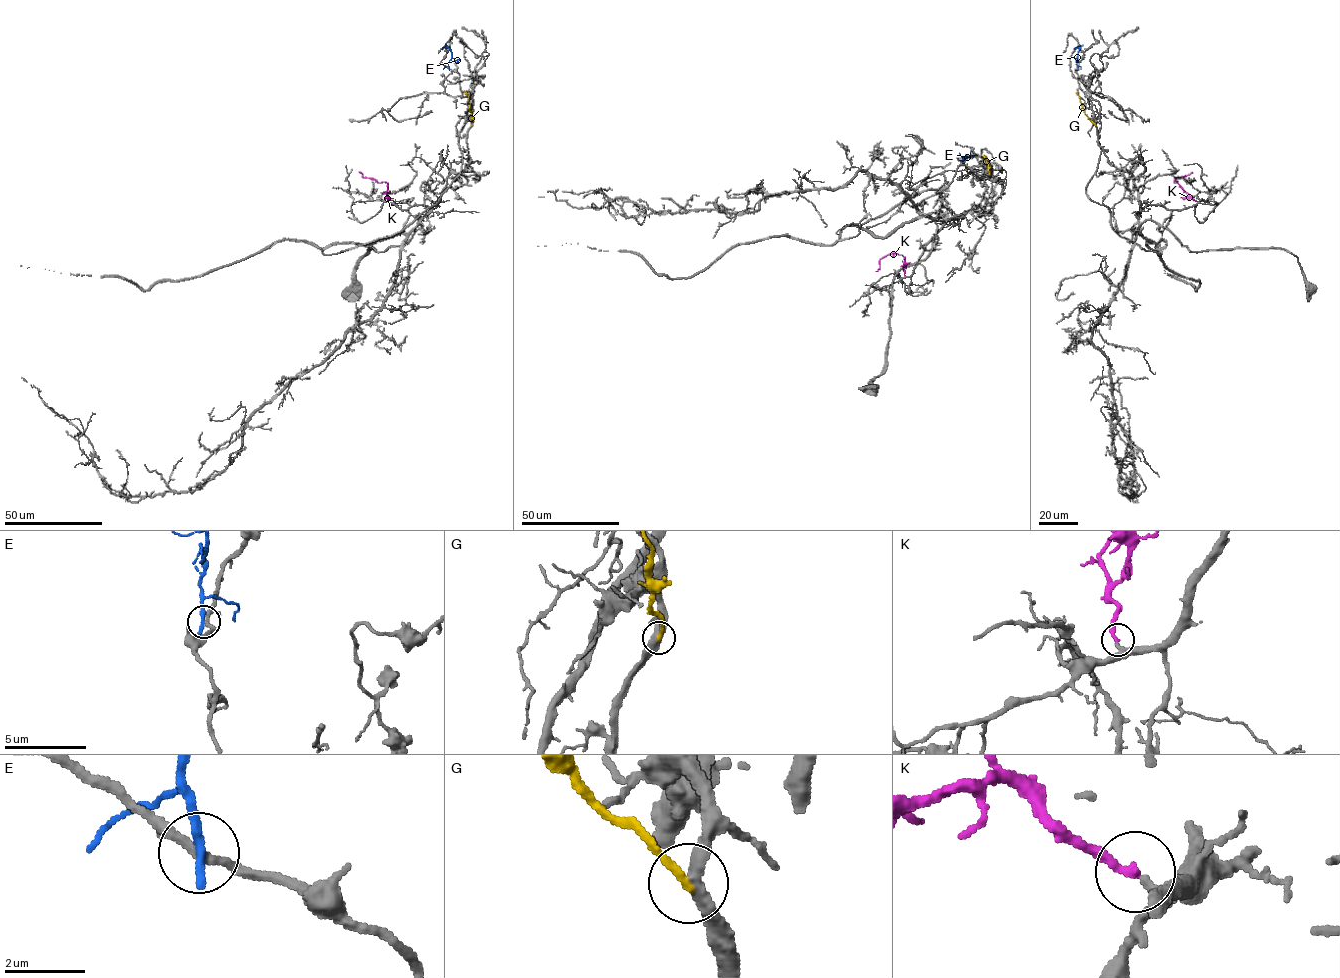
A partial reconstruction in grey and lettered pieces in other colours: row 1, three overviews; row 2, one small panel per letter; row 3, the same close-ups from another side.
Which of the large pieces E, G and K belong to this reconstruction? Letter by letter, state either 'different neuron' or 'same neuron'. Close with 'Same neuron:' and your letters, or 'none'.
E: different neuron
G: different neuron
K: same neuron
Same neuron: K

